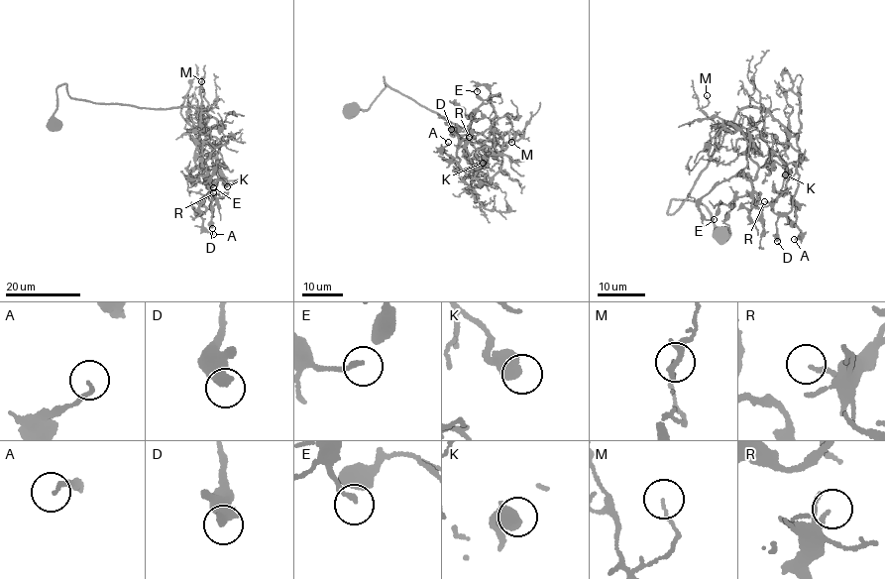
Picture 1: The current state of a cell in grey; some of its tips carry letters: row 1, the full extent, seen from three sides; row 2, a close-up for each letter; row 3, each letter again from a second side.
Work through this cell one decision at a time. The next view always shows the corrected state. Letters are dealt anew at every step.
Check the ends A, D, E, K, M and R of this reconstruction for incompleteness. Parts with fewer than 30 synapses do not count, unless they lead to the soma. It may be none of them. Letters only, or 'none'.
none

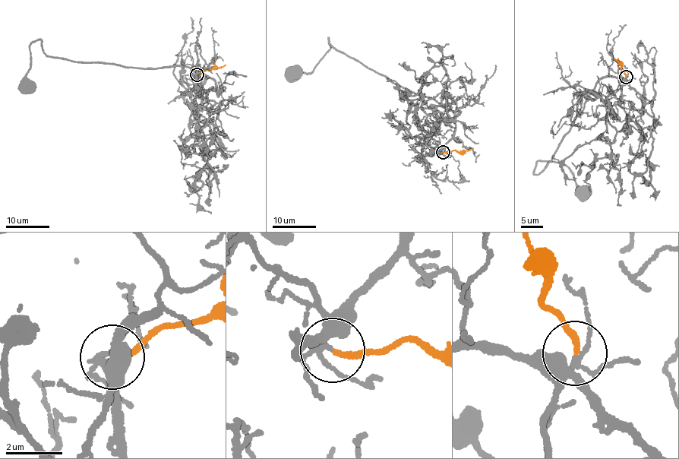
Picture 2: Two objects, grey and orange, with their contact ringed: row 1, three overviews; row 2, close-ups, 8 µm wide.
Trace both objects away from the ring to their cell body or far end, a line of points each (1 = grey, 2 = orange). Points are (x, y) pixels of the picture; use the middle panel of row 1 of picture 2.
1: (443, 152), (455, 125), (448, 110), (341, 53), (329, 38), (330, 45), (314, 71), (294, 73)
2: (443, 152), (473, 149)

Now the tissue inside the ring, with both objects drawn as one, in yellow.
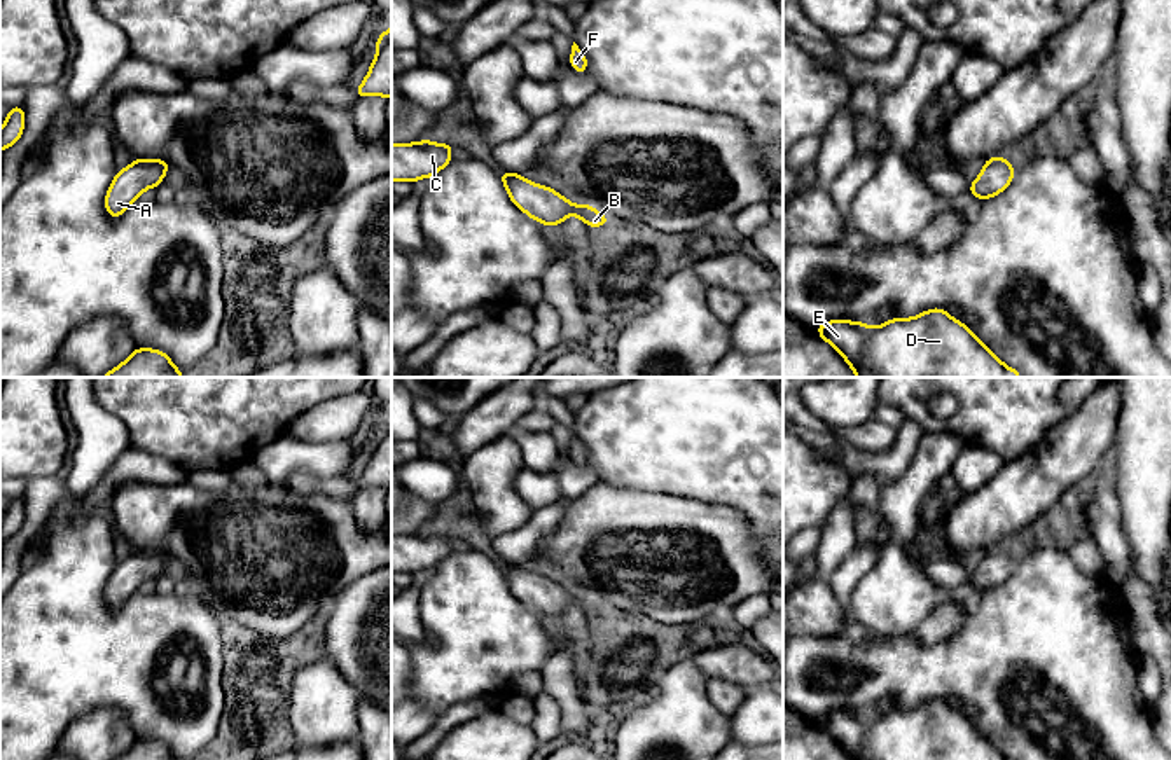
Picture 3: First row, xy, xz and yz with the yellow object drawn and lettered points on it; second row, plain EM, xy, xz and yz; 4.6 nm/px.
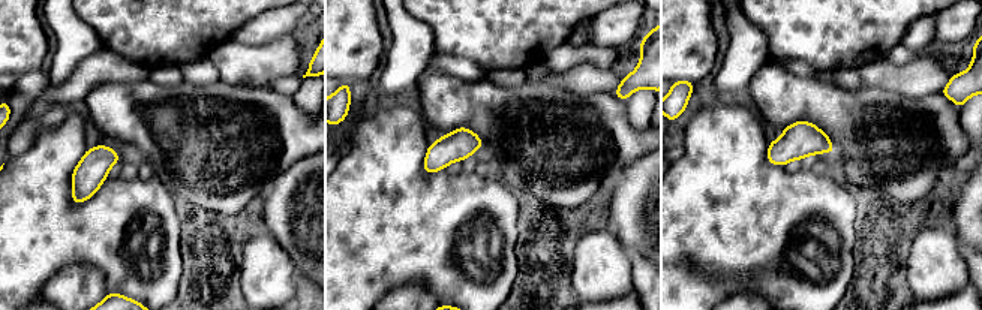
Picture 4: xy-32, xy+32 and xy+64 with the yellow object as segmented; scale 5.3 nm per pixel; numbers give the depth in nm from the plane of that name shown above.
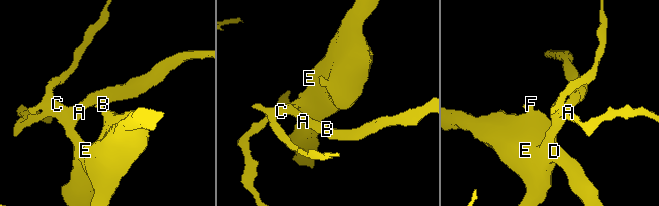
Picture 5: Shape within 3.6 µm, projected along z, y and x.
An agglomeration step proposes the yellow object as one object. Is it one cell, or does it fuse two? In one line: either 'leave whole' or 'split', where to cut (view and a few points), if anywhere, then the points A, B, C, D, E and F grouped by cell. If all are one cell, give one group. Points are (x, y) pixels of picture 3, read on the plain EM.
leave whole | no cut | A B C D E F

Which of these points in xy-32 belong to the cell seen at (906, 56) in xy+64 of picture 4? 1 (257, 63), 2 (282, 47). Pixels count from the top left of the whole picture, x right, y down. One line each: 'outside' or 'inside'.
1: inside
2: inside

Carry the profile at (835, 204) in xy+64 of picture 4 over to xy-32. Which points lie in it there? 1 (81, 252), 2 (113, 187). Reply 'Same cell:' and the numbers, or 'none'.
Same cell: 1, 2

